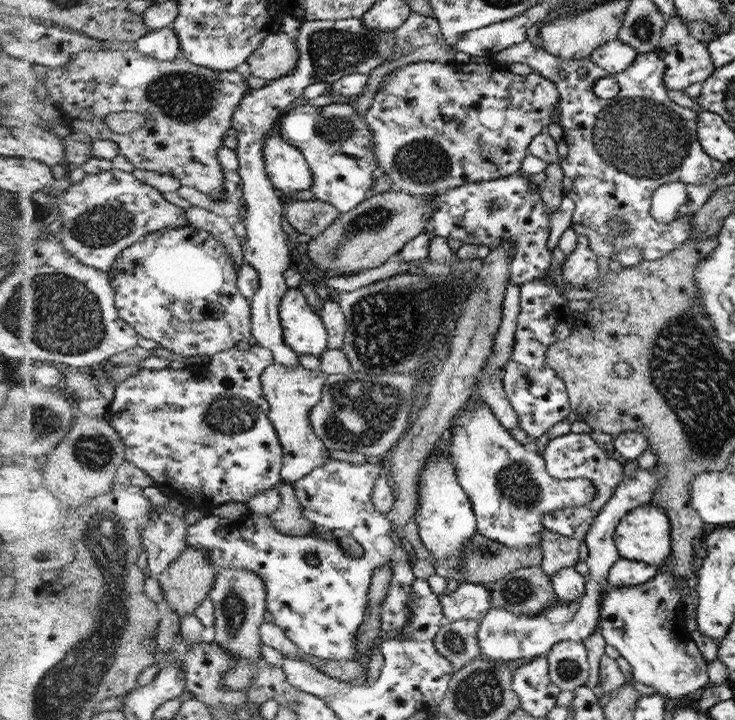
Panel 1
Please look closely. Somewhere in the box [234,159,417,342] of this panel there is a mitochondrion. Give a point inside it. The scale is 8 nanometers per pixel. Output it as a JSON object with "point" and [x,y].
{"point":[377,218]}

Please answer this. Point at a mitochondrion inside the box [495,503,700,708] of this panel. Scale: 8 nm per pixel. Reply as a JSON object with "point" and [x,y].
{"point":[516,591]}

